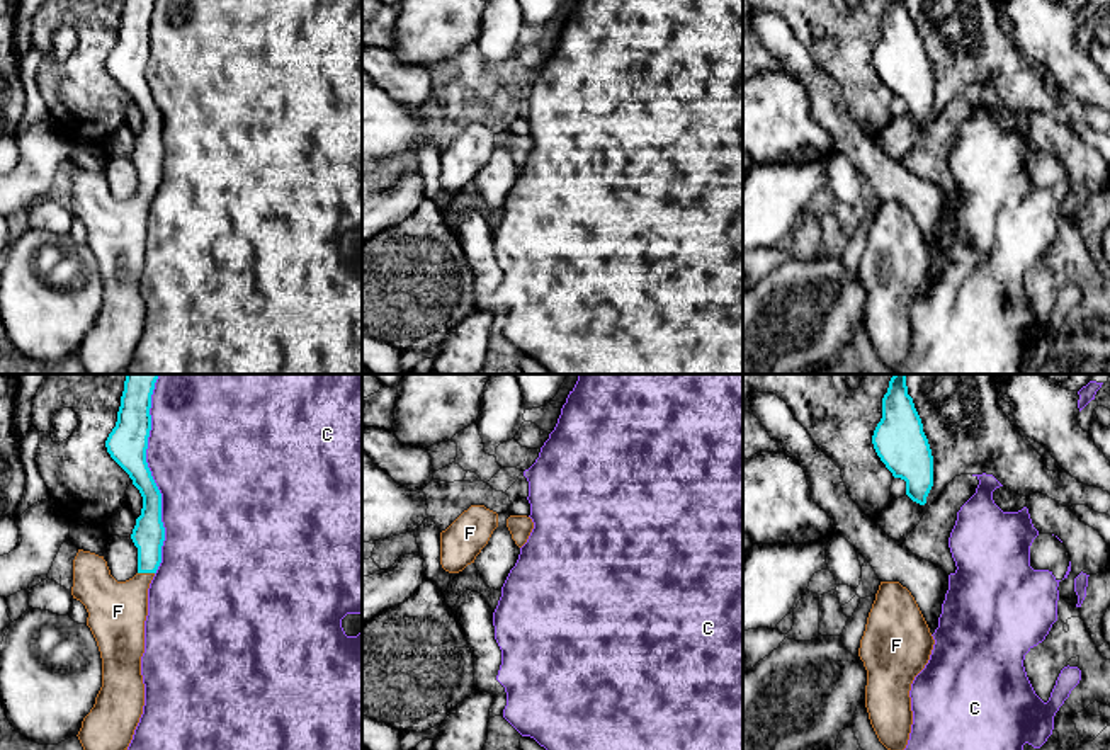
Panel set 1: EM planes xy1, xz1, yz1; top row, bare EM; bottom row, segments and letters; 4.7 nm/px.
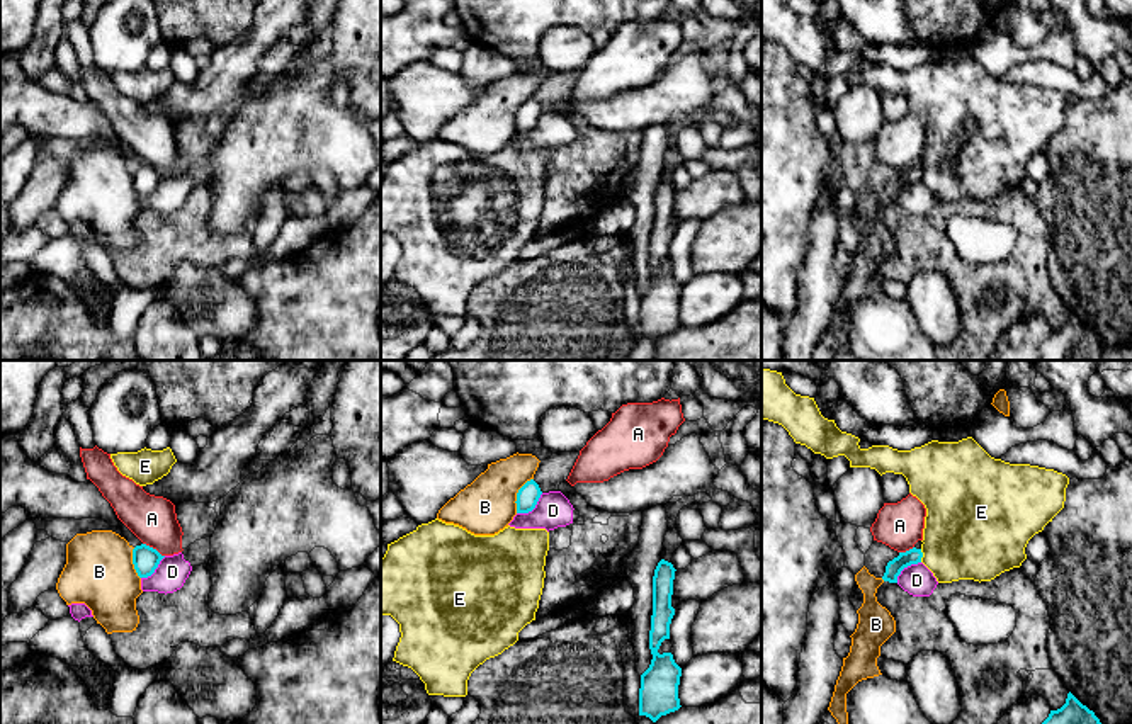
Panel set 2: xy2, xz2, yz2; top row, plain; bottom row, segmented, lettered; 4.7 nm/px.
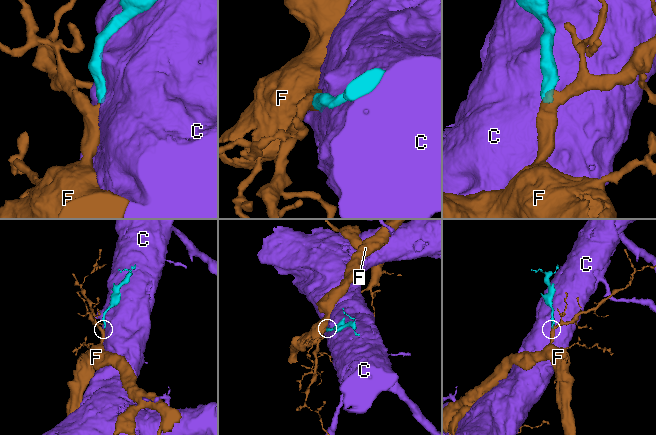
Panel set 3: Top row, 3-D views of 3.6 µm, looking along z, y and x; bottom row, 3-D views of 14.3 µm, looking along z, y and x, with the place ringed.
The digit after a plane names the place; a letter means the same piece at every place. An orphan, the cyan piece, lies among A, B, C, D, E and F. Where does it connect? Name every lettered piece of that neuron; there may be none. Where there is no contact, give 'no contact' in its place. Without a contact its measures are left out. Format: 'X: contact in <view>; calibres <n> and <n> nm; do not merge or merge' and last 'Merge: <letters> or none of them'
A: contact in xy2; calibres 120 and 220 nm; do not merge
B: contact in xz2; calibres 110 and 260 nm; do not merge
C: contact in xy1; calibres 190 and 480 nm; do not merge
D: contact in xz2; calibres 110 and 170 nm; do not merge
E: contact in yz2; calibres 80 and 440 nm; do not merge
F: contact in xy1; calibres 160 and 280 nm; merge
Merge: F

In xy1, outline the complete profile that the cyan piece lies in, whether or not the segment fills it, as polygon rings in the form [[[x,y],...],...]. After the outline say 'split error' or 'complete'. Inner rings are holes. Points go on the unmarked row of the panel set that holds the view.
[[[124,0],[117,41],[105,60],[110,77],[129,94],[143,116],[141,134],[136,138],[131,158],[138,167],[138,192],[117,201],[104,175],[78,168],[73,179],[73,218],[80,219],[102,277],[102,306],[95,323],[83,337],[78,359],[87,374],[119,374],[127,369],[144,325],[141,276],[144,272],[144,240],[148,235],[148,207],[161,182],[165,146],[161,141],[161,112],[146,82],[151,49],[151,14],[156,0]]] | split error

